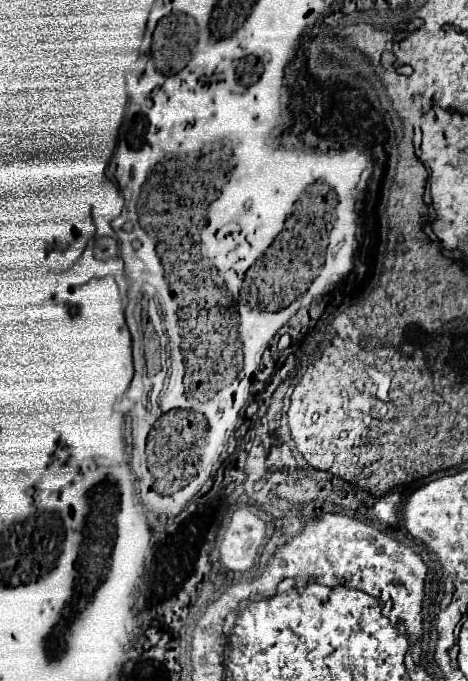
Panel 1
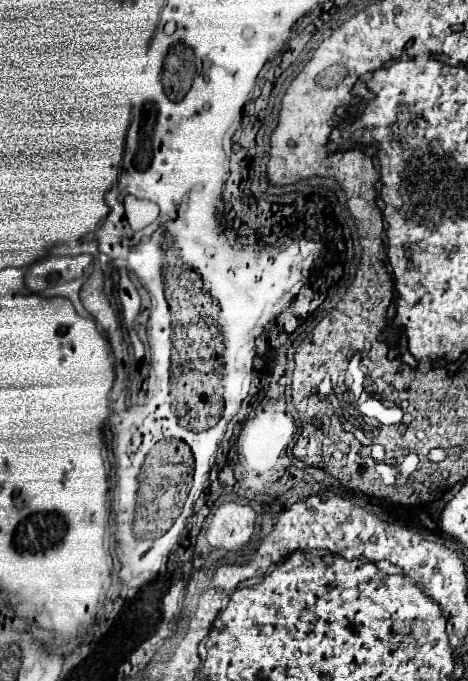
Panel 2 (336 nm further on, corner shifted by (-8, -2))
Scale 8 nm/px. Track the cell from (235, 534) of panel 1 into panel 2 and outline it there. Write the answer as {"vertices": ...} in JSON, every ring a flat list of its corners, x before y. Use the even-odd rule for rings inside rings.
{"vertices":[[235,501,221,503,207,527,207,541,215,549,237,551,245,547,255,529,255,511]]}

